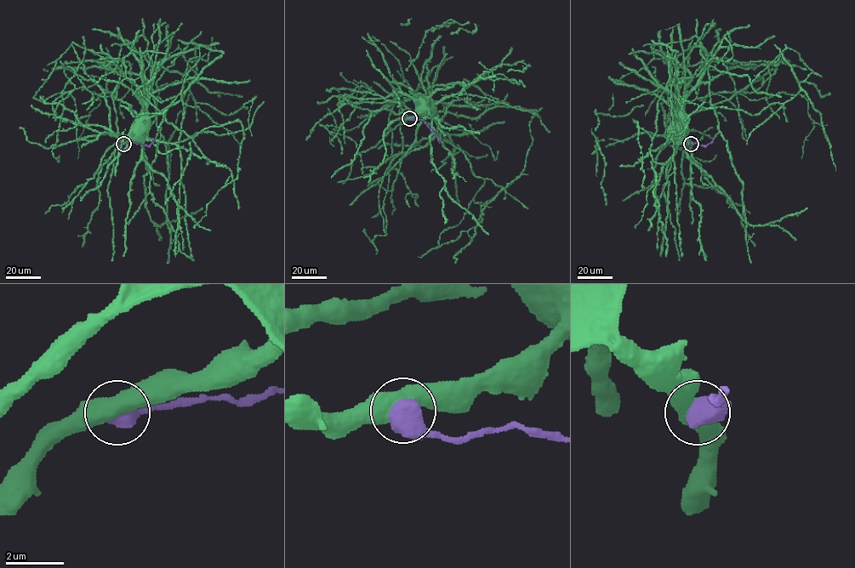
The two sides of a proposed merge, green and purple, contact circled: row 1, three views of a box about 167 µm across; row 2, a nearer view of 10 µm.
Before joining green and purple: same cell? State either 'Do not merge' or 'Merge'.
Merge

